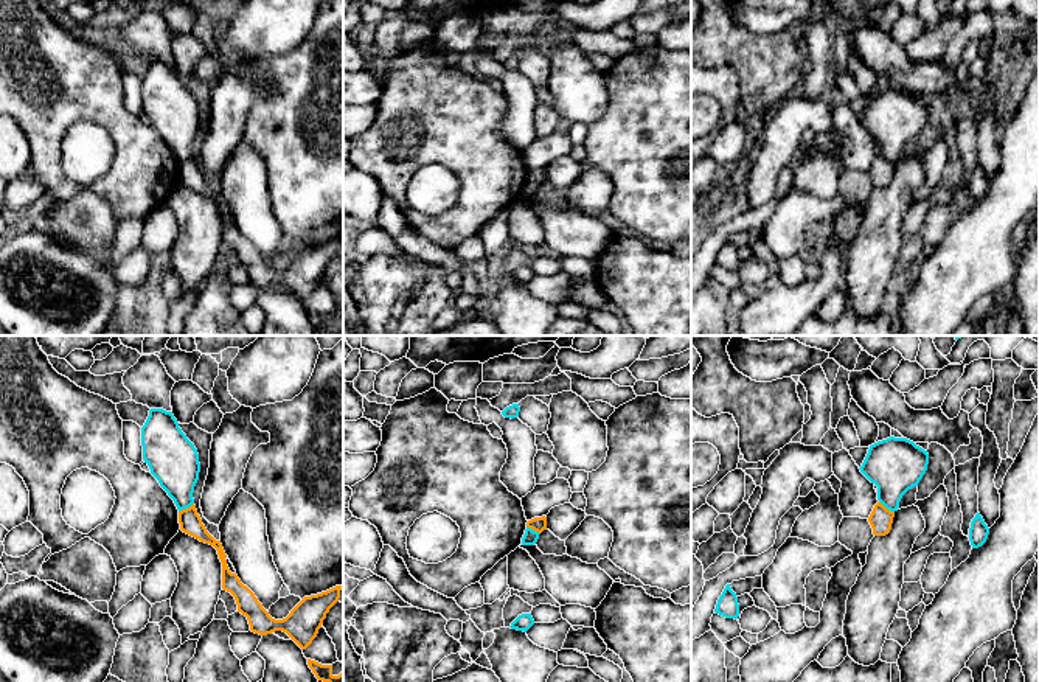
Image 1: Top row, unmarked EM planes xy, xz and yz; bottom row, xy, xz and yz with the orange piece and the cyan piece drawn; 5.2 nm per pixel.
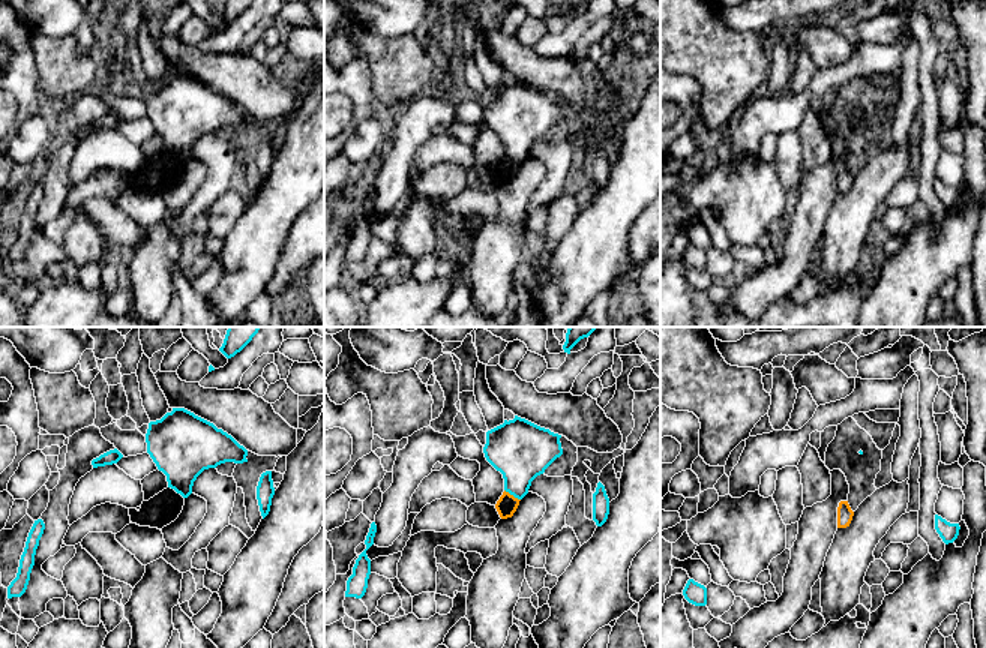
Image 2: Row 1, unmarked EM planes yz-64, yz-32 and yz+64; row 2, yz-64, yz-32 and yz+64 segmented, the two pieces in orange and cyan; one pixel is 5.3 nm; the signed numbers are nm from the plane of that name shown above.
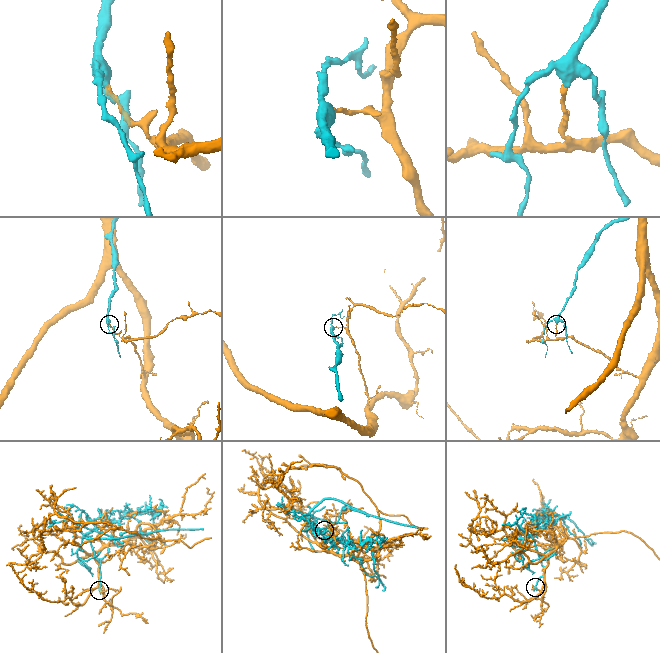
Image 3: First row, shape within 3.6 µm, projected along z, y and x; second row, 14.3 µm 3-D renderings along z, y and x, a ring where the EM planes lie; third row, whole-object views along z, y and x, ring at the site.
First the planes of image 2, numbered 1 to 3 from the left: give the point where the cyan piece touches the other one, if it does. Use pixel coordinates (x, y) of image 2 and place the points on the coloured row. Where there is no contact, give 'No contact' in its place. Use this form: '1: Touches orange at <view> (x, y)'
1: No contact
2: Touches orange at yz-32 (512, 495)
3: No contact

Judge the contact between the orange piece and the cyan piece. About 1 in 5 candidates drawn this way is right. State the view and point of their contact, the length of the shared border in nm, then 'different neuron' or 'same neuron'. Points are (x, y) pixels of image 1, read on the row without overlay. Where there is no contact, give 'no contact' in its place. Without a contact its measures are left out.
xy (187, 160) | 90 nm | different neuron

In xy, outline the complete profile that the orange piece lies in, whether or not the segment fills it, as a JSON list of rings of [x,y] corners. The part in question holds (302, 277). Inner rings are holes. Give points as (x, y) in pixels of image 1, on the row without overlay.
[[[196,157],[179,163],[180,182],[200,194],[210,196],[217,202],[222,214],[222,241],[230,244],[238,256],[238,264],[247,269],[250,283],[267,287],[275,283],[286,284],[301,301],[306,301],[317,289],[318,281],[329,261],[339,253],[342,238],[326,244],[304,249],[283,272],[275,272],[258,253],[255,245],[241,235],[236,225],[231,225],[221,193],[216,193],[202,176]]]

